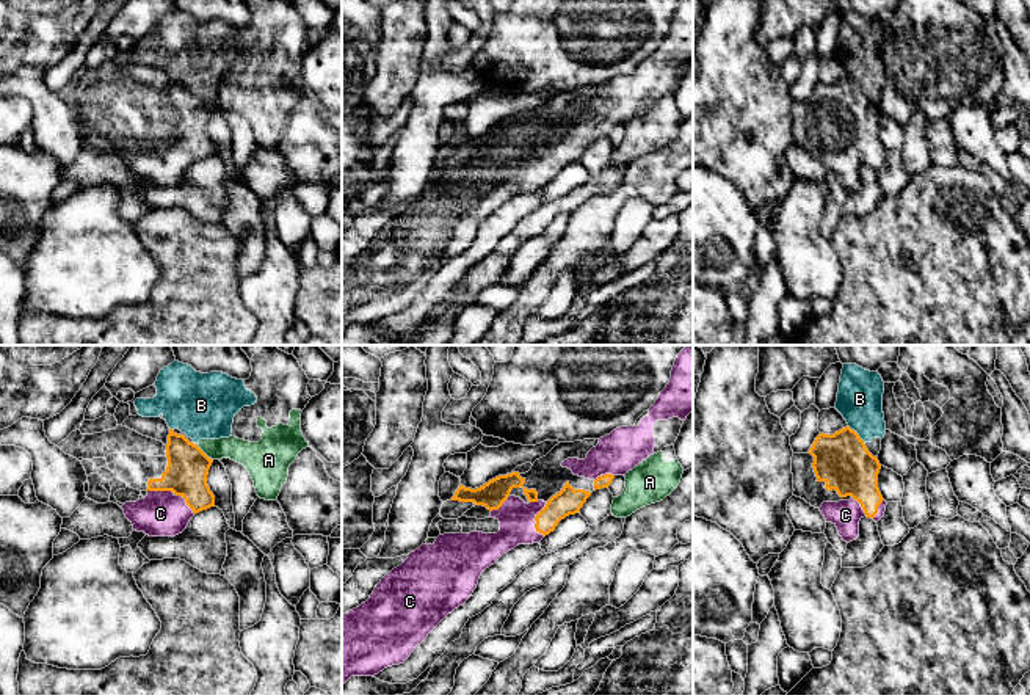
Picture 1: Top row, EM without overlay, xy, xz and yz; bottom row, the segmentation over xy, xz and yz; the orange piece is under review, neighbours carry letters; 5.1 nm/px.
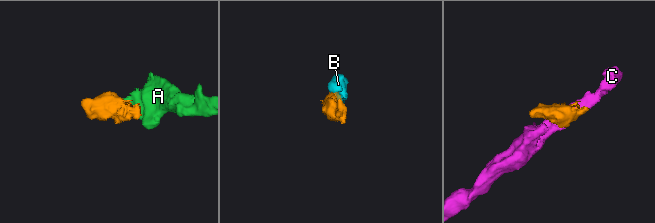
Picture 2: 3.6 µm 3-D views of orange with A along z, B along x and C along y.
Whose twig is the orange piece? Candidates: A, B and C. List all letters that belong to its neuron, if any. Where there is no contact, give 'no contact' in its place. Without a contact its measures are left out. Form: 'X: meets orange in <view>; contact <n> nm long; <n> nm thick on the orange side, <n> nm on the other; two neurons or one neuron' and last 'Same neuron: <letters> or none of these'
A: meets orange in xy; contact 100 nm long; 220 nm thick on the orange side, 140 nm on the other; two neurons
B: meets orange in yz; contact 130 nm long; 280 nm thick on the orange side, 240 nm on the other; two neurons
C: meets orange in xy; contact 280 nm long; 220 nm thick on the orange side, 240 nm on the other; one neuron
Same neuron: C

